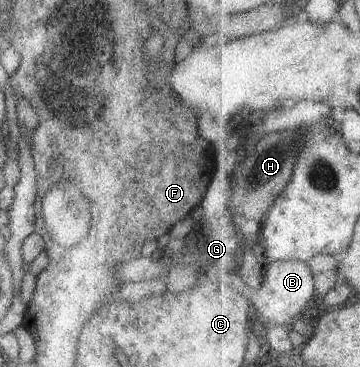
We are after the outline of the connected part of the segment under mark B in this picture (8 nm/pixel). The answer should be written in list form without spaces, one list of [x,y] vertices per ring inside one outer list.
[[[277,260],[266,267],[263,287],[259,290],[252,288],[245,282],[239,282],[239,290],[243,292],[257,307],[260,320],[269,321],[271,326],[283,326],[291,329],[297,317],[305,313],[307,303],[316,294],[316,281],[312,267],[306,261]]]

